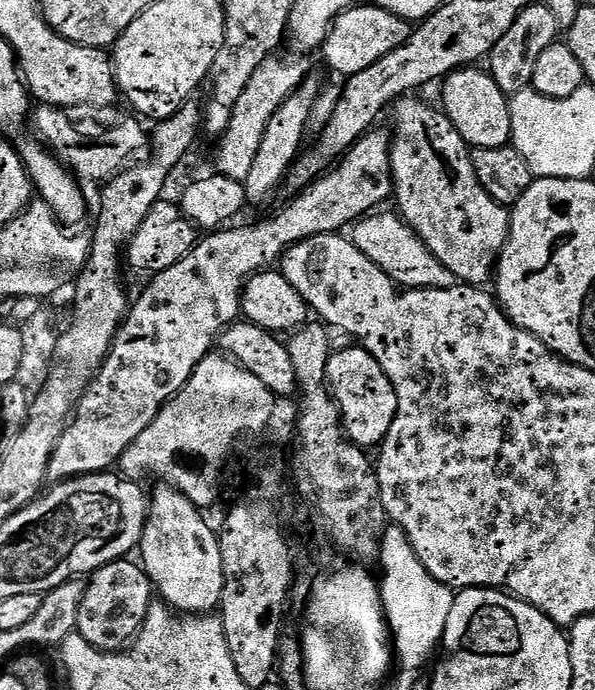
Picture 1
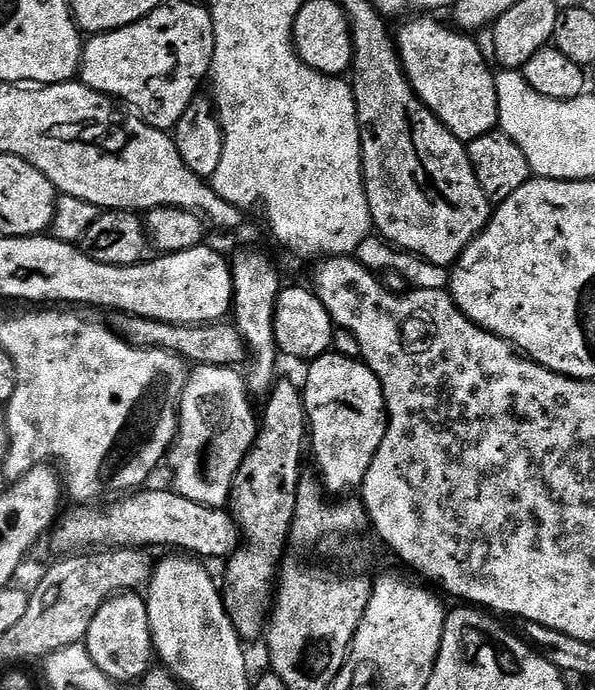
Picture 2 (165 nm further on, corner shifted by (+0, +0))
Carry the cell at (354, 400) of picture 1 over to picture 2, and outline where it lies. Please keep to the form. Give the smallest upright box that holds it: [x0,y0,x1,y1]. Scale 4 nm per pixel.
[302,350,388,498]

